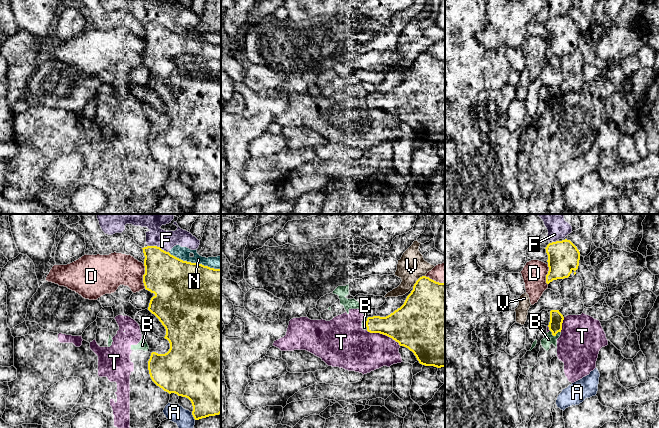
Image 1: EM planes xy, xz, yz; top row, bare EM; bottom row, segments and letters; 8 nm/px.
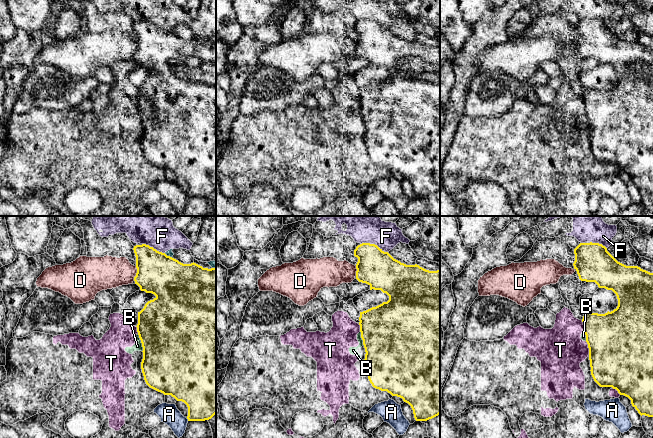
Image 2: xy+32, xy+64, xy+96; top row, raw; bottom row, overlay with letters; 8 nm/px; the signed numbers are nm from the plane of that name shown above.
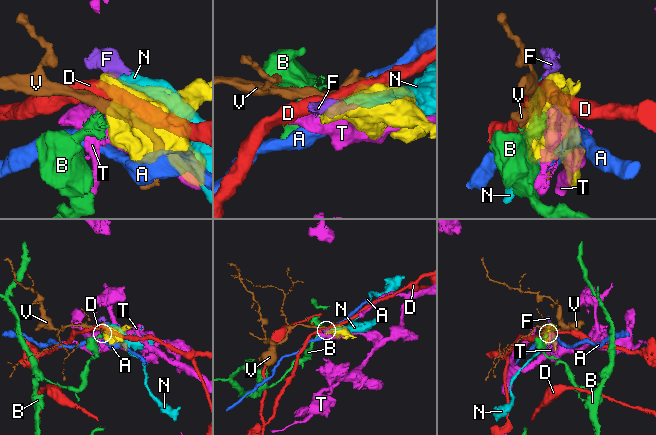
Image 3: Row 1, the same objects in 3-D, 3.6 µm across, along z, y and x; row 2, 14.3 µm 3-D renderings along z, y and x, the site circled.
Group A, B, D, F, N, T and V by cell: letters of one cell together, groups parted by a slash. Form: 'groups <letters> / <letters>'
groups A / B / D / F N / T / V

